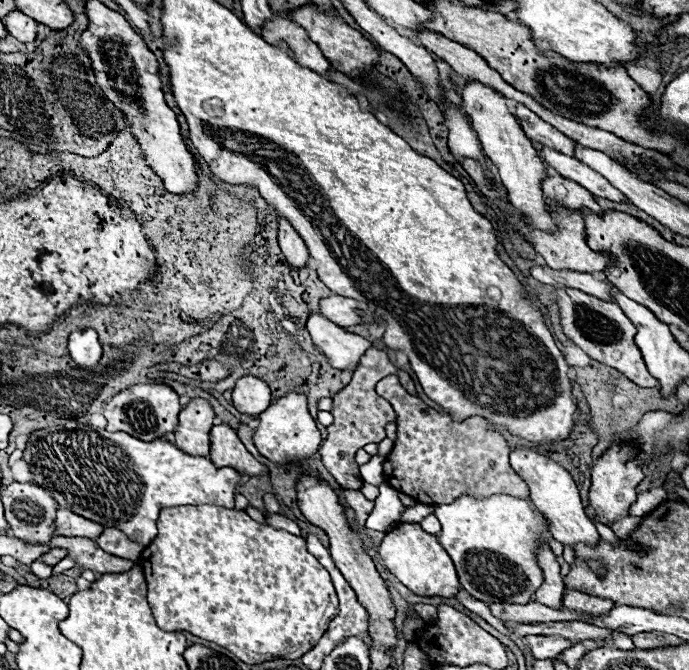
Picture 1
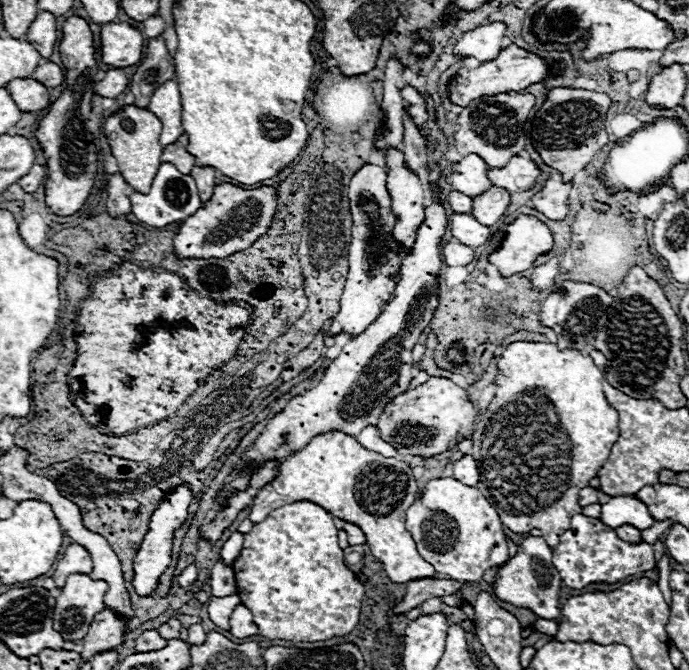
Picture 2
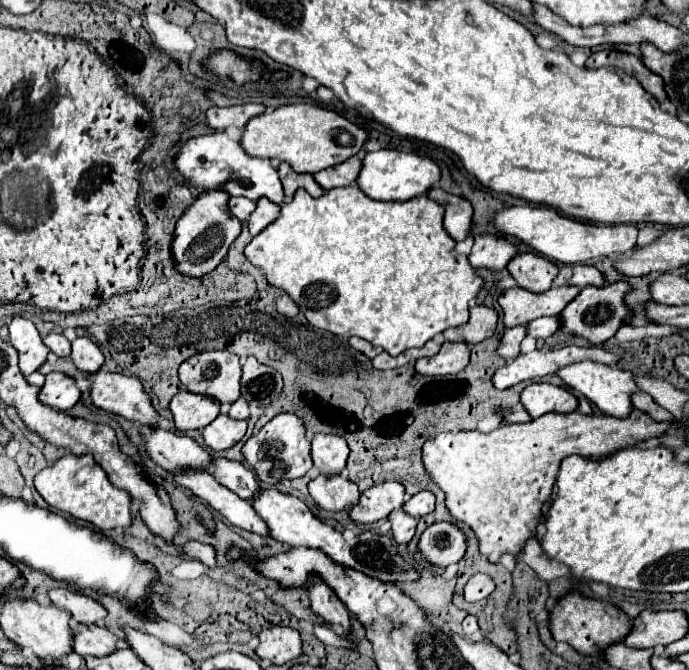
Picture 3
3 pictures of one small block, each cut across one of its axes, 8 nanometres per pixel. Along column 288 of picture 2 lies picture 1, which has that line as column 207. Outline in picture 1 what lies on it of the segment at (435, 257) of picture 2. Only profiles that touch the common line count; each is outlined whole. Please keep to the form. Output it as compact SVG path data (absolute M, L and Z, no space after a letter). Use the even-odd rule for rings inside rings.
M192 398L178 416L178 428L174 430L176 446L182 452L208 456L214 416L212 406L204 398Z

